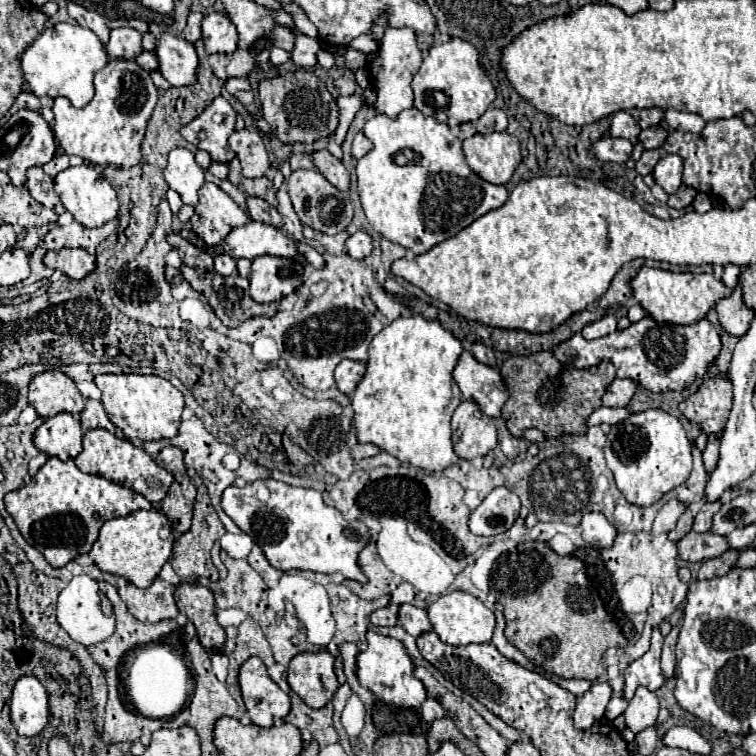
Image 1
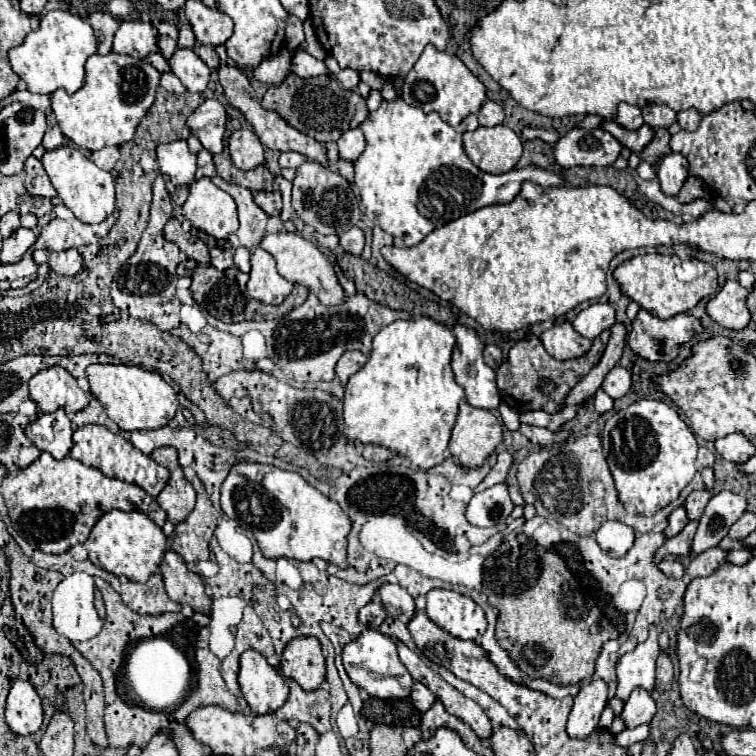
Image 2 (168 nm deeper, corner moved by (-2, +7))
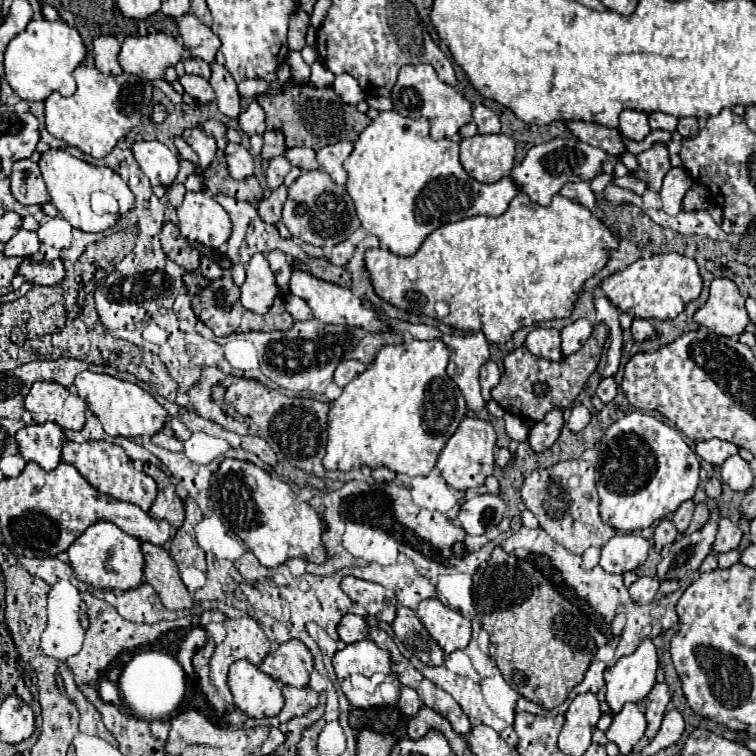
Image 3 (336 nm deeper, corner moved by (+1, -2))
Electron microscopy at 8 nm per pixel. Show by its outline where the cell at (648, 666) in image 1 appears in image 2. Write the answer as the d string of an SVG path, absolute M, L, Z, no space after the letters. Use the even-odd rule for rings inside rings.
M653 625L647 641L639 643L631 653L625 653L617 661L617 699L625 701L635 687L643 687L647 691L655 689L655 661L661 653L657 635L657 627Z

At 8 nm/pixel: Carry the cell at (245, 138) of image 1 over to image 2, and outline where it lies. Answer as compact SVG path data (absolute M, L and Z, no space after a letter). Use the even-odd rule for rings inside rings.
M237 129L229 137L229 151L233 165L247 171L265 161L265 147L251 129Z

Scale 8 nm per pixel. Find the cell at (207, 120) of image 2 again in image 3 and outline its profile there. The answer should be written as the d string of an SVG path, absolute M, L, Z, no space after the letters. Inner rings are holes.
M190 128L190 130L184 130L182 138L192 146L192 150L198 154L198 166L202 170L206 170L210 166L210 162L214 160L216 156L216 142L212 136L208 136L202 128ZM188 136L190 136L190 142L188 142Z

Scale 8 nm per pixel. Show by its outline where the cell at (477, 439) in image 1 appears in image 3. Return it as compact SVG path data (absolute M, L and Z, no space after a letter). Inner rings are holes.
M464 418L456 430L456 434L446 442L444 450L438 456L436 470L440 476L456 490L472 490L484 484L488 476L494 474L494 448L496 448L496 432L490 422L480 418Z

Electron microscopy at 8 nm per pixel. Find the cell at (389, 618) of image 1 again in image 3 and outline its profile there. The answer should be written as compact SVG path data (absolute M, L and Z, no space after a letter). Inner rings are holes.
M346 614L340 624L338 624L338 636L342 642L352 644L358 640L364 640L368 636L368 628L366 628L366 620L362 616L356 614Z

